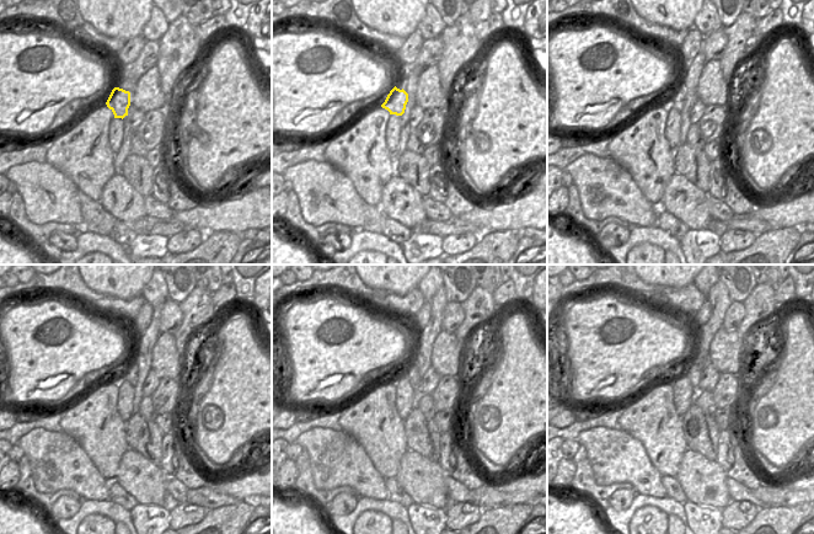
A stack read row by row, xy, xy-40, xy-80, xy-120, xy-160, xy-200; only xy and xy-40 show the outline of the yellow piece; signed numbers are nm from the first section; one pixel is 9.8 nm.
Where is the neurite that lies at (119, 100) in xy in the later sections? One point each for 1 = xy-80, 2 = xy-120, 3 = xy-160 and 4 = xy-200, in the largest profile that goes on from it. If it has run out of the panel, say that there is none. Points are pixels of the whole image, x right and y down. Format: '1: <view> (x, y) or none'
1: xy-80 (676, 97)
2: xy-120 (132, 373)
3: xy-160 (413, 373)
4: xy-200 (697, 363)

